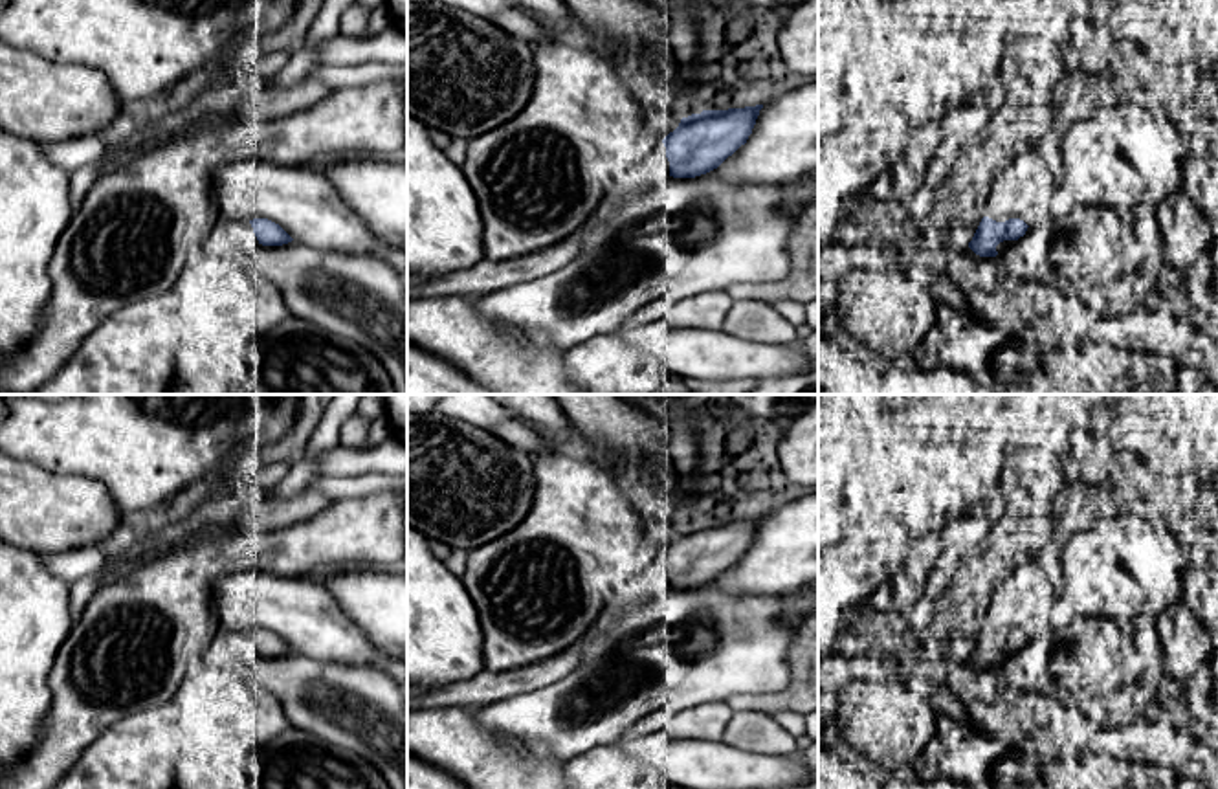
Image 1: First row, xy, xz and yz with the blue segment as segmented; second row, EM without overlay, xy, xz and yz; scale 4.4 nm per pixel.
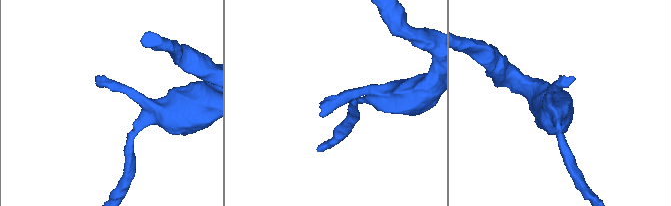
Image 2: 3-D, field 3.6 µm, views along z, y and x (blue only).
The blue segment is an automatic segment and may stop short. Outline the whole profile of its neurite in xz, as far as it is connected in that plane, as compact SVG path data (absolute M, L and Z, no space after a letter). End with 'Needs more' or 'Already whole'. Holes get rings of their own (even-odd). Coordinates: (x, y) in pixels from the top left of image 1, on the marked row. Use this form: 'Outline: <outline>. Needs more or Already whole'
Outline: M763 105L728 110L703 110L701 114L682 117L679 127L660 141L659 149L633 171L629 180L603 194L598 209L589 220L603 220L637 200L649 202L649 196L644 196L642 191L648 185L668 180L670 176L695 178L717 169L728 156L747 143L761 108Z. Needs more

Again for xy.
Outline: M268 218L218 220L209 233L211 242L226 251L251 251L259 244L282 246L293 239Z. Needs more

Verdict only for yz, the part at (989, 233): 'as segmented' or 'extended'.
extended

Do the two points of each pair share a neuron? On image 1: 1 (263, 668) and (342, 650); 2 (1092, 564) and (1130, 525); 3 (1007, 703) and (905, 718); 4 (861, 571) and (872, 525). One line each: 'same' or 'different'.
1: different
2: same
3: different
4: same

